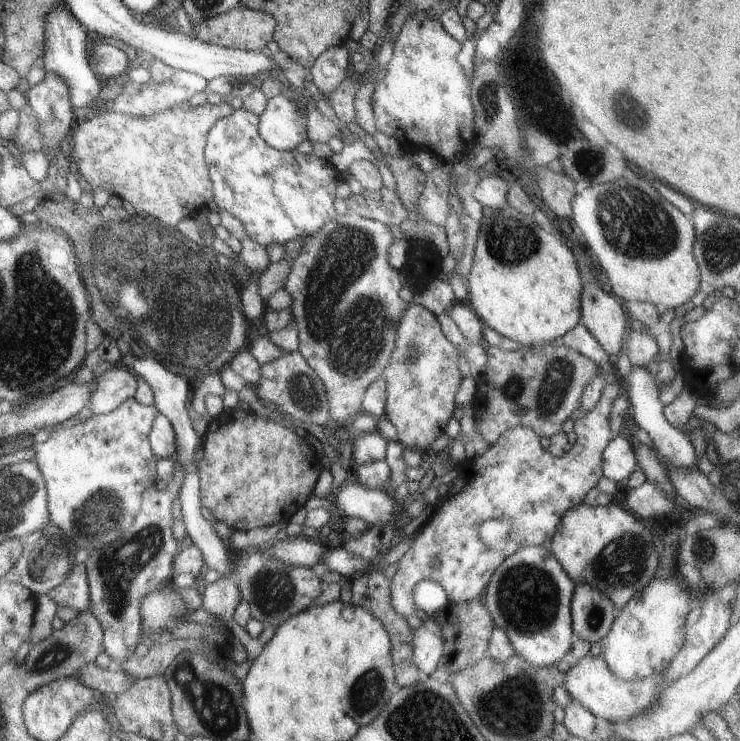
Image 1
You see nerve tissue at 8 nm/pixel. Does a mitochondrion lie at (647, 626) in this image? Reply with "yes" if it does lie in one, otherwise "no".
no

